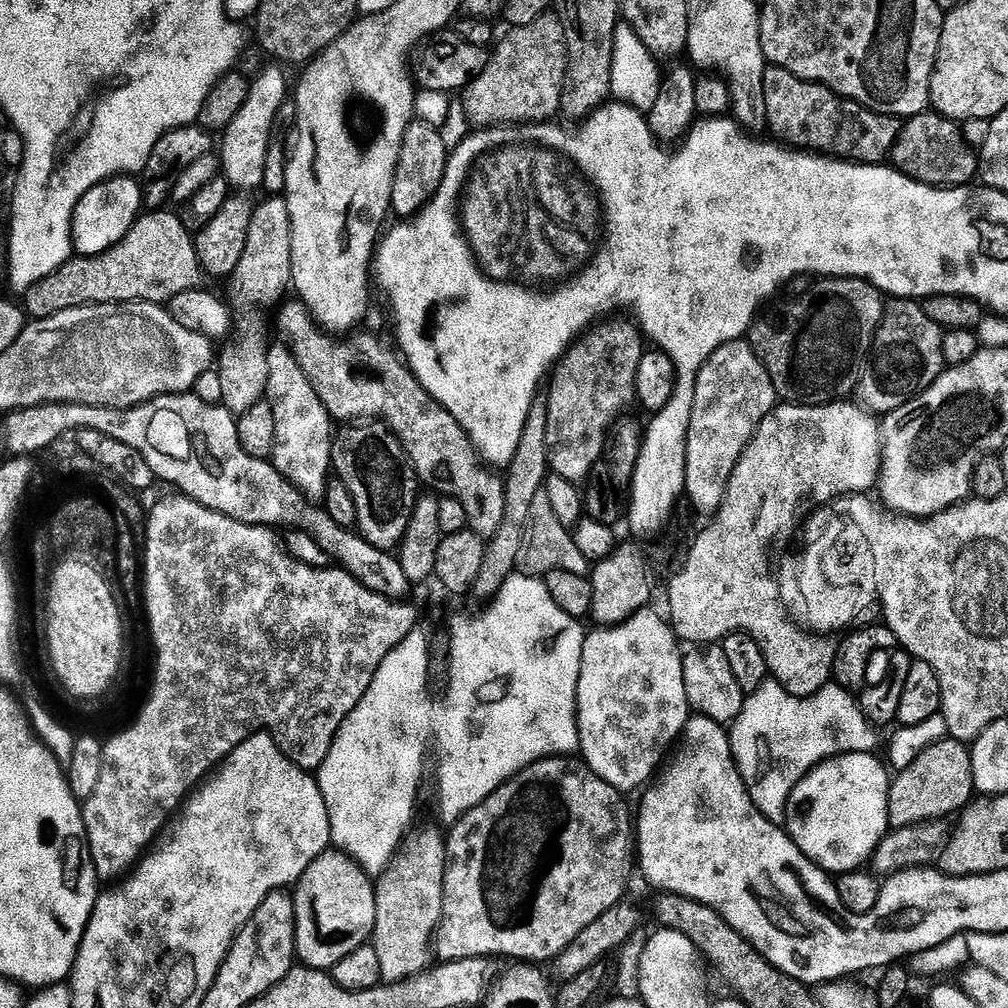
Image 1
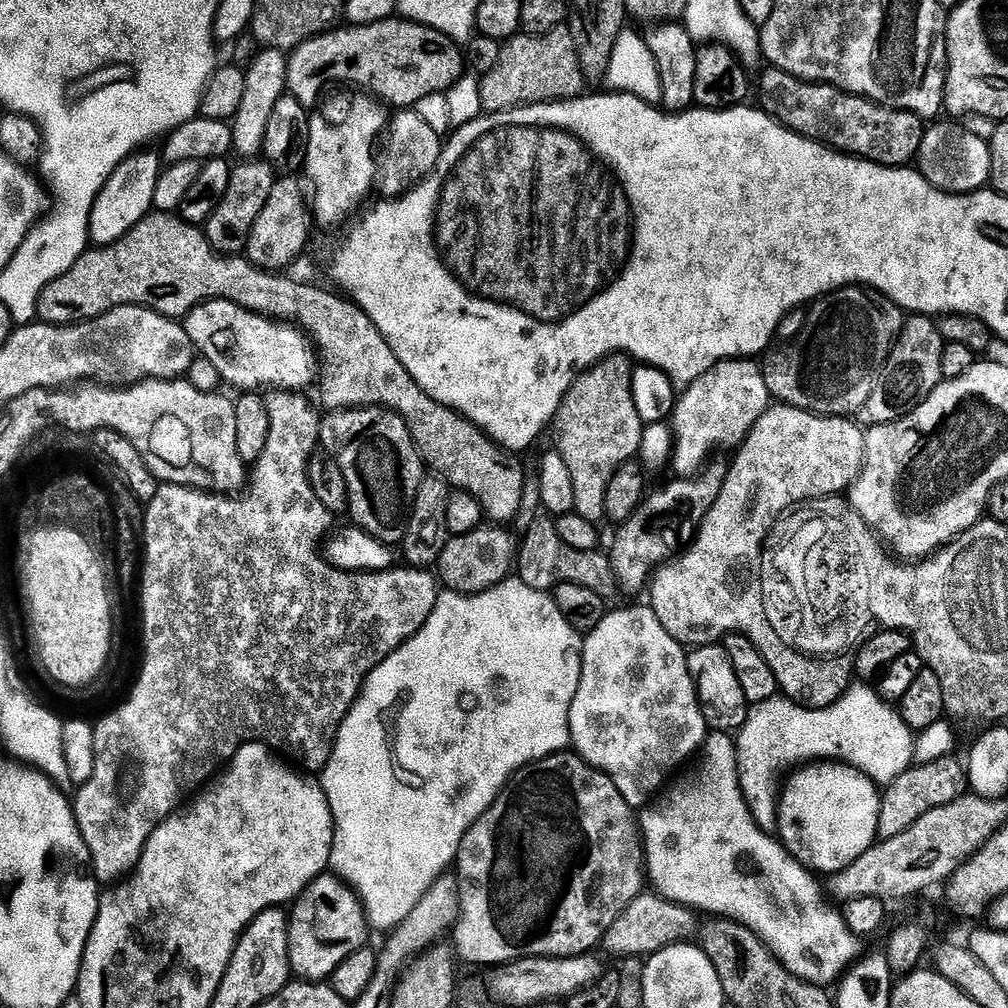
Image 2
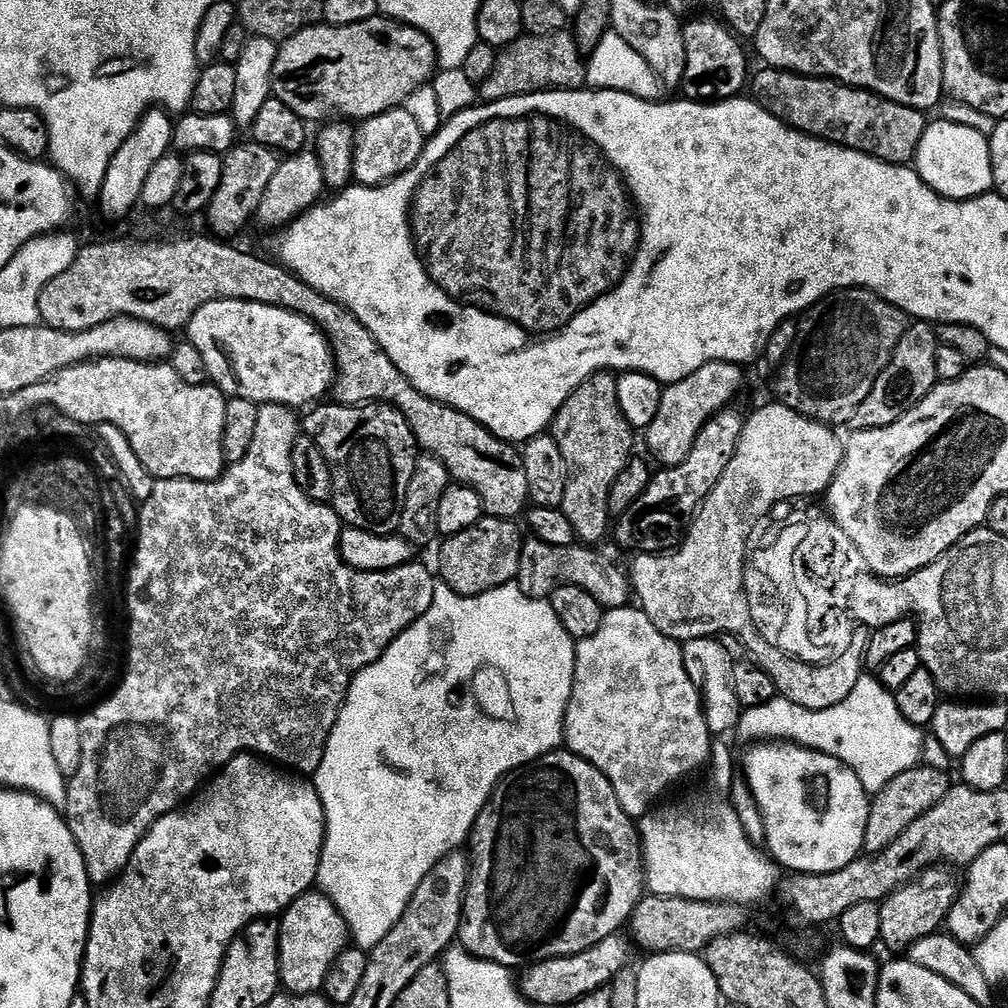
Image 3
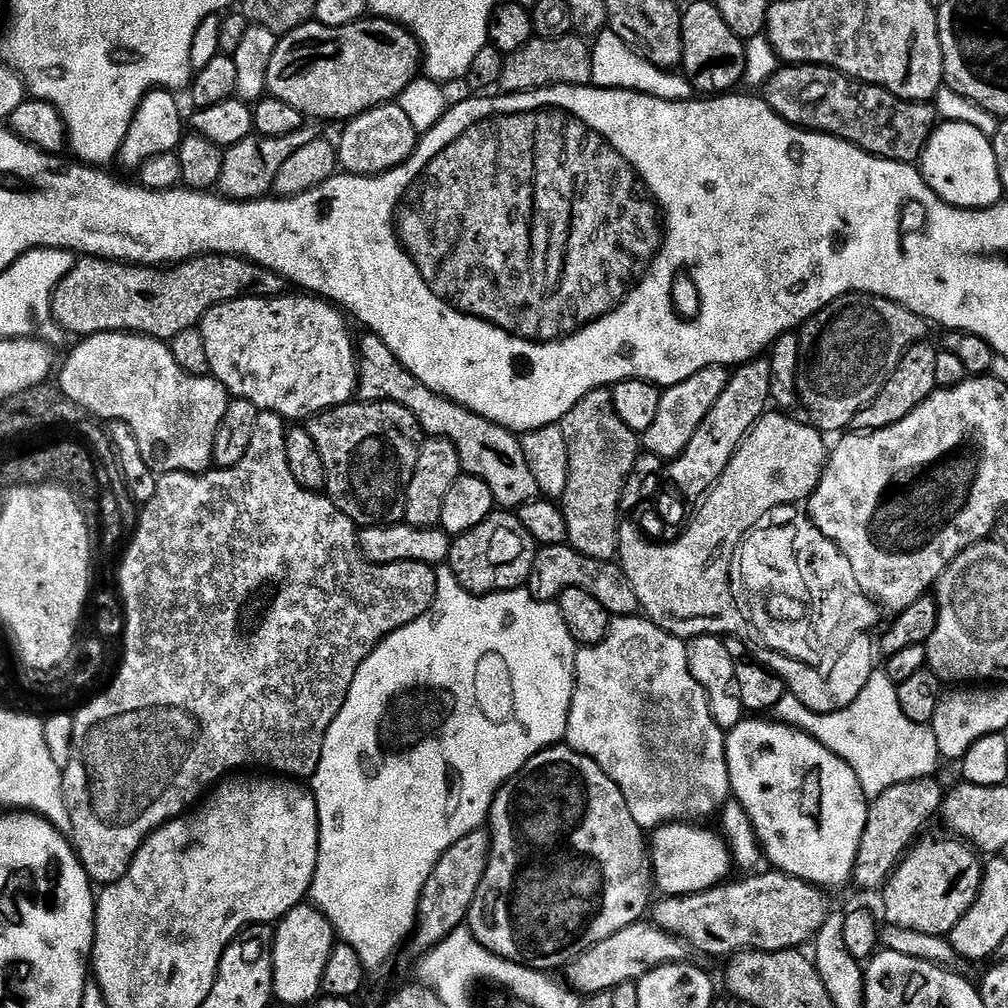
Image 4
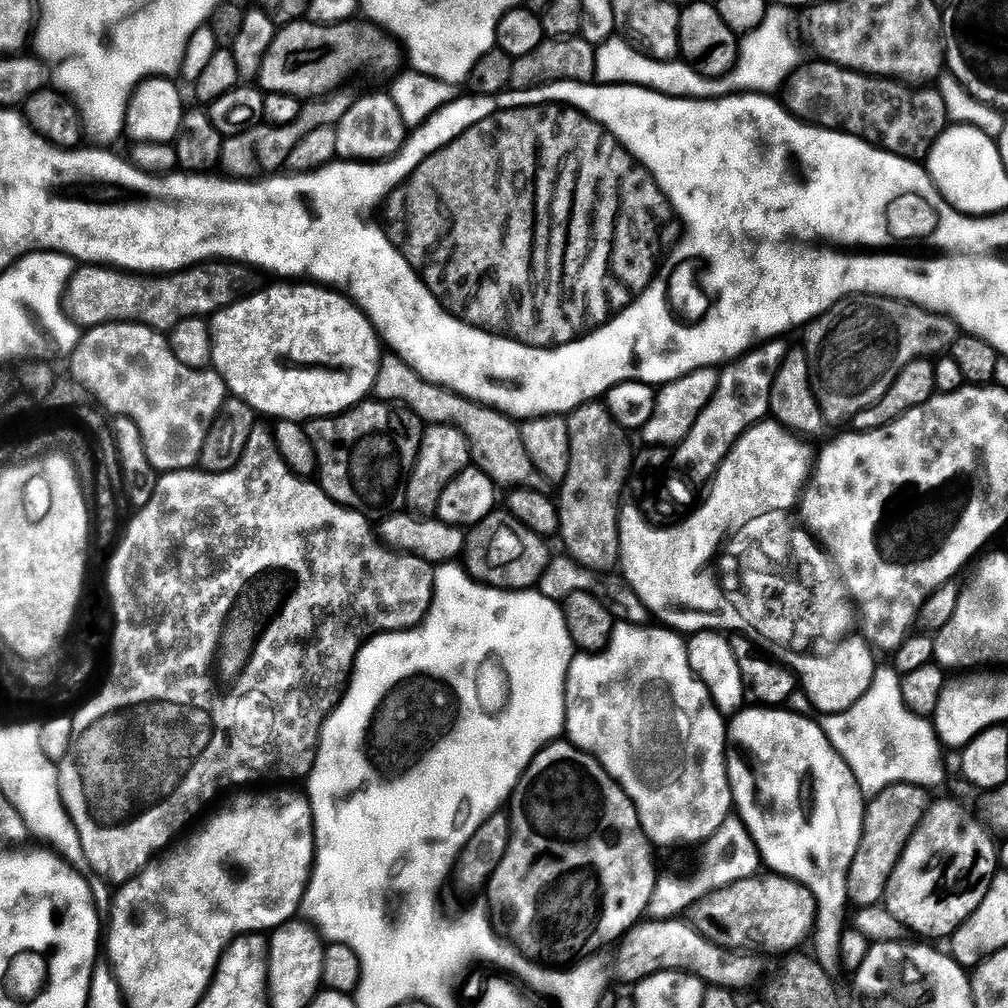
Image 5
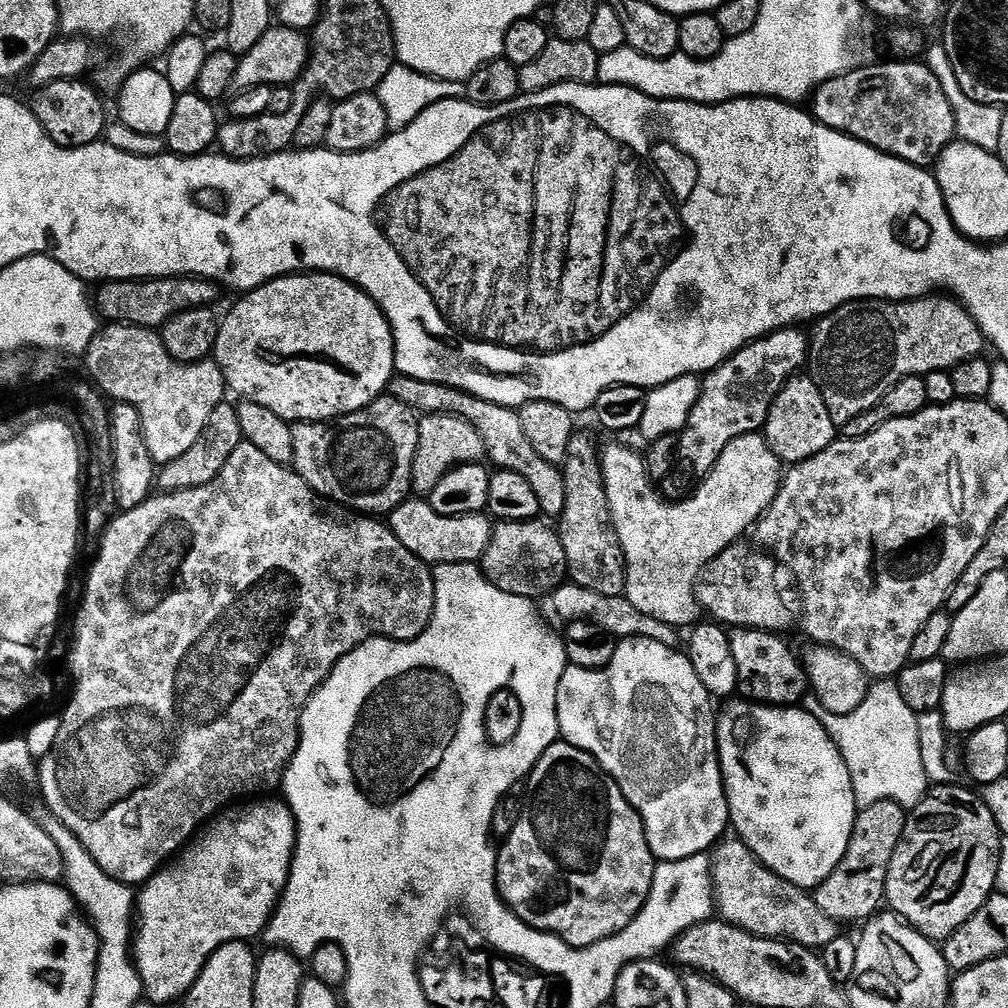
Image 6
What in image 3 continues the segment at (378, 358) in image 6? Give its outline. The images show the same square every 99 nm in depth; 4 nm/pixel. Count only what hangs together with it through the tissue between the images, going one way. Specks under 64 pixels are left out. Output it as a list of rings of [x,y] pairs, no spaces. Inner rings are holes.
[[[215,300],[200,311],[202,318],[193,319],[186,332],[187,343],[195,347],[208,371],[209,381],[224,393],[225,397],[249,400],[257,406],[284,404],[300,410],[303,404],[315,405],[333,391],[338,367],[334,359],[329,337],[313,320],[285,308],[266,306],[249,300]]]

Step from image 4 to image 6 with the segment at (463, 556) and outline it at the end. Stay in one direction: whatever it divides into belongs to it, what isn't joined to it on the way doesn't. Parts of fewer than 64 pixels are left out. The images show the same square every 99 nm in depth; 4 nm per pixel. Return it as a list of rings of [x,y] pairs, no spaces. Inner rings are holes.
[[[543,519],[523,520],[522,522],[499,521],[492,529],[490,546],[482,561],[484,577],[498,590],[506,594],[521,596],[533,602],[539,596],[551,597],[559,584],[565,583],[568,574],[566,550],[562,550],[560,533]]]

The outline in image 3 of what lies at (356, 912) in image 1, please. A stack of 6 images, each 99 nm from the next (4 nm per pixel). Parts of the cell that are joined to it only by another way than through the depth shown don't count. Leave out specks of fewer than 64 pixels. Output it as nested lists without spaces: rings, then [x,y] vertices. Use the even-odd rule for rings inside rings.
[[[309,890],[290,905],[282,913],[280,925],[280,982],[293,996],[311,996],[319,993],[326,982],[326,974],[330,966],[342,954],[344,948],[349,947],[350,933],[348,923],[334,906],[330,897],[319,890]]]

